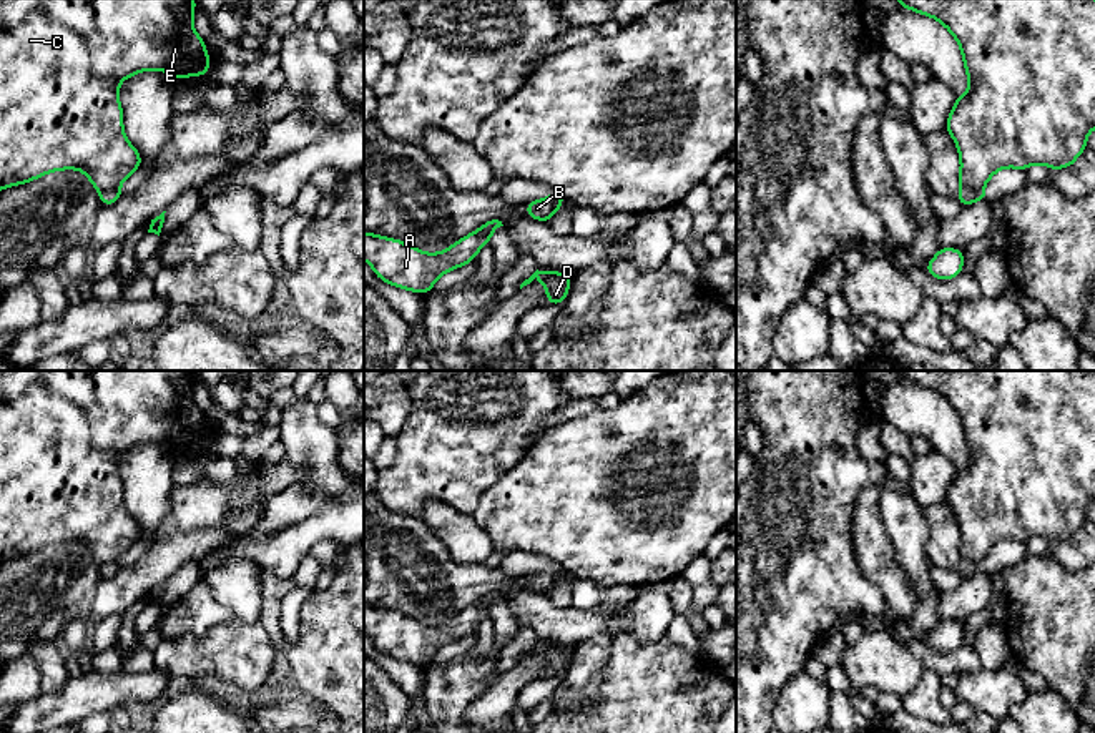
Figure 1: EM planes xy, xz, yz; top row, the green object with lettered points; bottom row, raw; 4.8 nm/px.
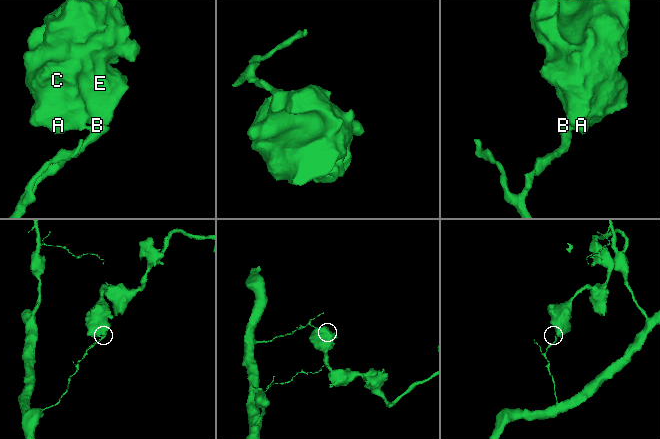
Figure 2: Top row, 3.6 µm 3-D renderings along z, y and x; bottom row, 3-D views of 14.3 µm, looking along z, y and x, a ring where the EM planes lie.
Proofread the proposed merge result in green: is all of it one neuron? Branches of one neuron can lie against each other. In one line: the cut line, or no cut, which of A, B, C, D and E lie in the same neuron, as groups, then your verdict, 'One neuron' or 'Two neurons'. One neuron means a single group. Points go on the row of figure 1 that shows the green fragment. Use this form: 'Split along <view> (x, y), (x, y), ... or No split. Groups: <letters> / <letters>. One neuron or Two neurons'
Split along yz (961, 185), (982, 188). Groups: A C D E / B. Two neurons

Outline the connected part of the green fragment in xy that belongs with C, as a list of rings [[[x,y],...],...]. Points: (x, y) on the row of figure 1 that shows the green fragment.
[[[0,0],[0,189],[32,183],[60,170],[80,170],[100,194],[120,188],[143,161],[123,130],[123,108],[118,100],[120,83],[148,70],[166,71],[176,81],[184,76],[206,76],[213,65],[204,40],[193,27],[194,10],[194,0]]]

